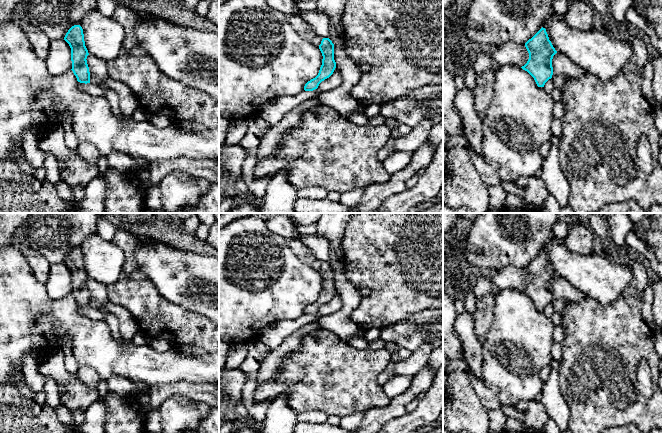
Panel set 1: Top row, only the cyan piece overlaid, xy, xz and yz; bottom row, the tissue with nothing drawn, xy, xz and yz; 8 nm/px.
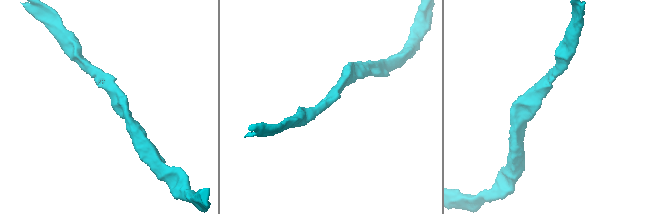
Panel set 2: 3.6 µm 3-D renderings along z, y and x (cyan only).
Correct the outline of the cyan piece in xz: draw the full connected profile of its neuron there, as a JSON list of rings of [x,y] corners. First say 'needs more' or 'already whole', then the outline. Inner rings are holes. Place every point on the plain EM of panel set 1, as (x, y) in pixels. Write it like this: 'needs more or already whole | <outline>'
already whole | [[[323,262],[319,269],[319,273],[323,280],[322,289],[318,299],[305,308],[305,315],[317,313],[319,308],[329,302],[336,292],[336,286],[334,284],[334,268],[332,265],[329,262]]]

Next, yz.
already whole | [[[542,251],[525,267],[525,271],[529,277],[529,283],[521,292],[534,302],[538,311],[544,311],[545,307],[552,302],[552,283],[557,277],[546,253]]]

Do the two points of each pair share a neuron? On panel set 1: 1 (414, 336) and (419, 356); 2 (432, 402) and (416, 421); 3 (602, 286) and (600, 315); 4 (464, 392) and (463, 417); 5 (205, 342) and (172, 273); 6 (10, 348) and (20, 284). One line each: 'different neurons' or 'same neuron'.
1: different neurons
2: same neuron
3: different neurons
4: same neuron
5: different neurons
6: same neuron

